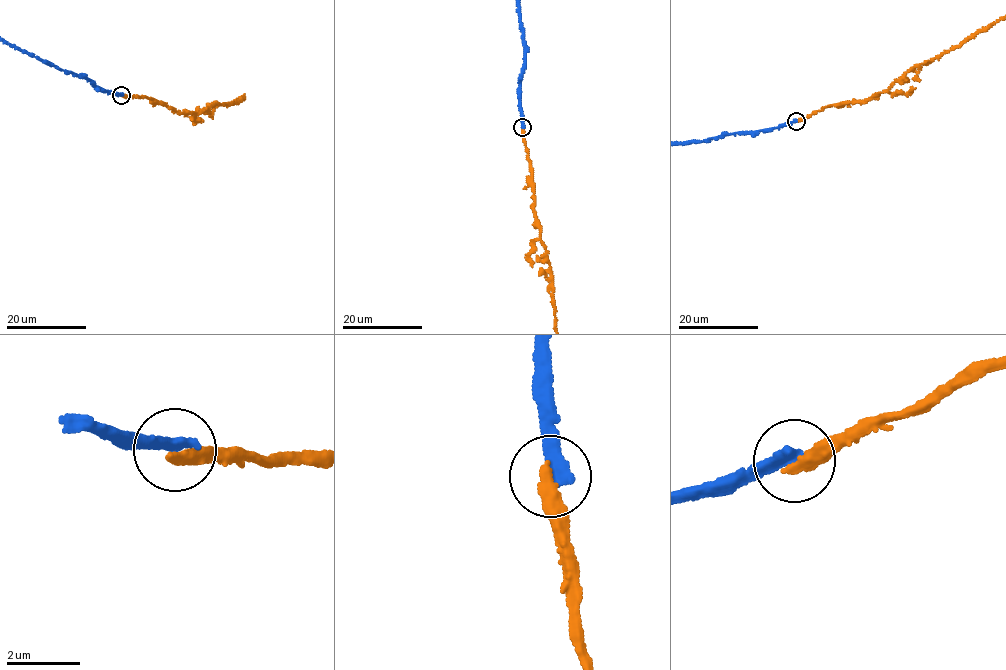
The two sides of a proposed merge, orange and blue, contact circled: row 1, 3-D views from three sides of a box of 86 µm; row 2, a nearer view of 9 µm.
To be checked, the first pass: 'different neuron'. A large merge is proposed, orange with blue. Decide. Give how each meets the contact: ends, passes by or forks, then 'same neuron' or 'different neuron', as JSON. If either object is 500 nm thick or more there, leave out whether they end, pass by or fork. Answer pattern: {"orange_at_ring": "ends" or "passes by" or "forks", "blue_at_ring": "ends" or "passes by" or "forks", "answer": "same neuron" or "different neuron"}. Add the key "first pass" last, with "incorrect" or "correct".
{"orange_at_ring": "ends", "blue_at_ring": "ends", "answer": "different neuron", "first pass": "correct"}

